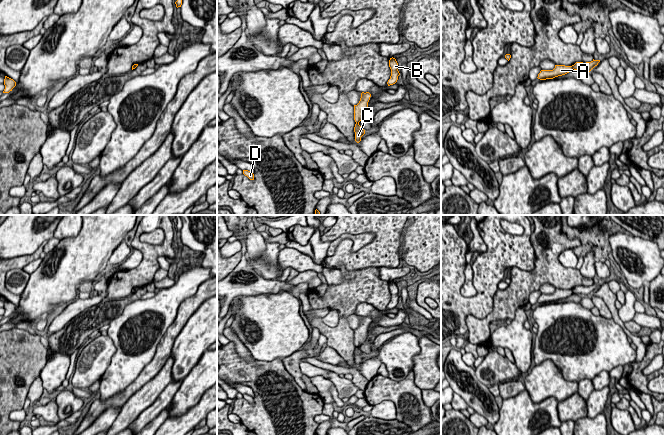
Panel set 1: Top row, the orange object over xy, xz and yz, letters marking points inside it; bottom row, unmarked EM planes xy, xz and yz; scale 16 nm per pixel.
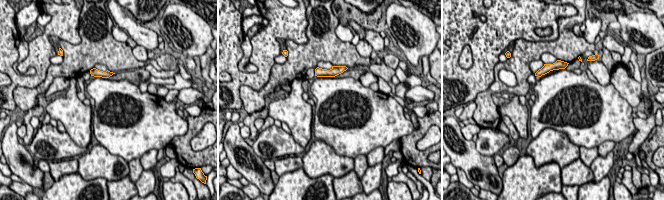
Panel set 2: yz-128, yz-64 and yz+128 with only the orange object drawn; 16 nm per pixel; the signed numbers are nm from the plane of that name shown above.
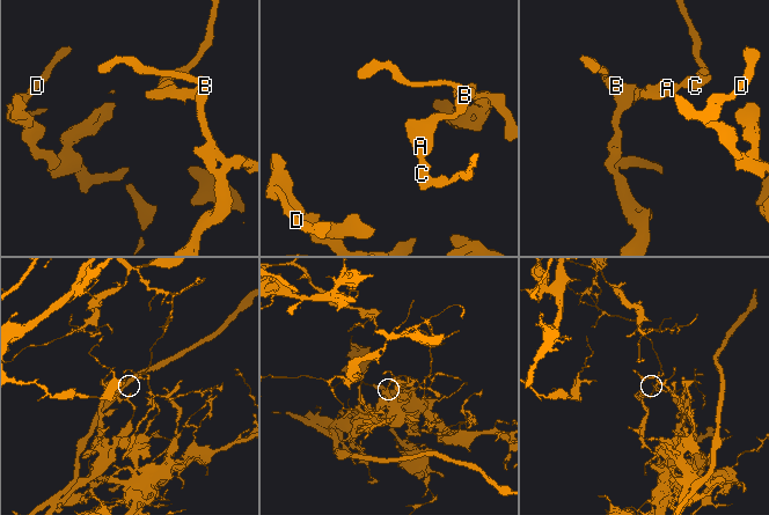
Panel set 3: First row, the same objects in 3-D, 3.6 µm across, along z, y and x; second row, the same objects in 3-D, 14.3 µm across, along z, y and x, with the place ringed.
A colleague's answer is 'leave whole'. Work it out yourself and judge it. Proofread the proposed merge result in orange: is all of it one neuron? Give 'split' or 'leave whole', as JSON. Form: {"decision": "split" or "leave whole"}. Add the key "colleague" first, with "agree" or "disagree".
{"colleague": "disagree", "decision": "split"}

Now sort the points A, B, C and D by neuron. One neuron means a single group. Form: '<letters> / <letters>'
A B D / C

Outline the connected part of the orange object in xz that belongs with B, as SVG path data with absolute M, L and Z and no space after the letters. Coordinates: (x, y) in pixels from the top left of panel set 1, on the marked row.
M393 57L390 58L389 67L391 69L391 76L387 82L388 86L395 84L398 80L398 76L400 75L400 73L398 71L399 66L398 66L398 63L395 58L393 58Z

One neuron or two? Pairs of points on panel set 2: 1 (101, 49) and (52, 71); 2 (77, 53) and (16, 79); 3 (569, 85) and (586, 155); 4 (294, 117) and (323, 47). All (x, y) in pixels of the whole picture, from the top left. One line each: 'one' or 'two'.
1: one
2: two
3: two
4: two

